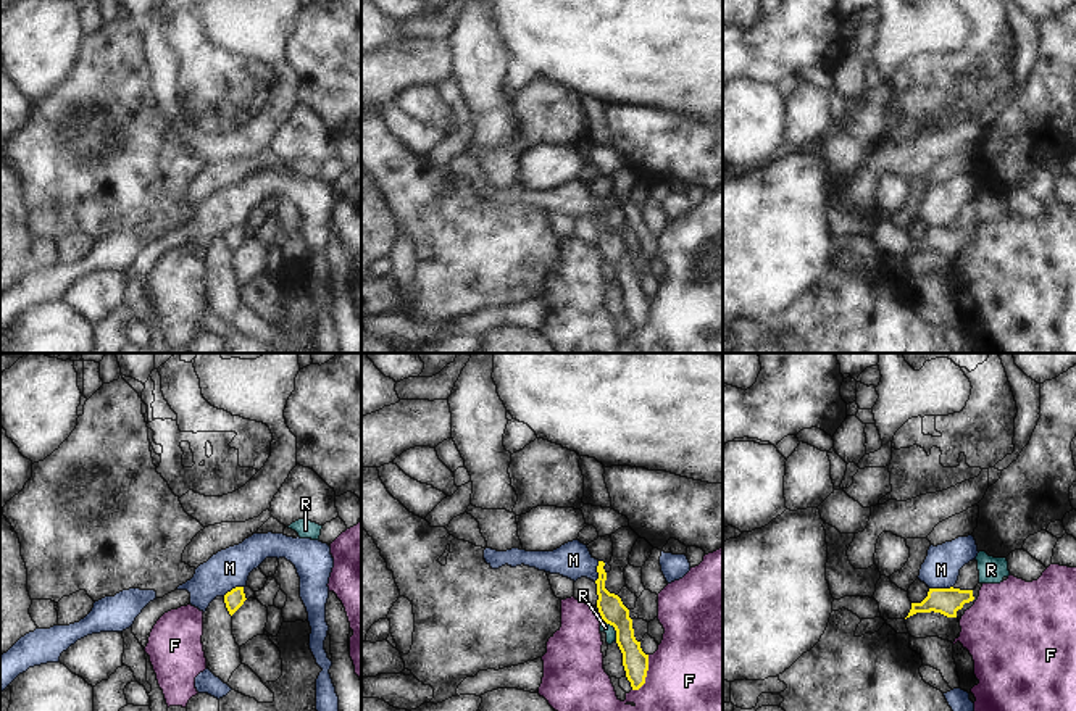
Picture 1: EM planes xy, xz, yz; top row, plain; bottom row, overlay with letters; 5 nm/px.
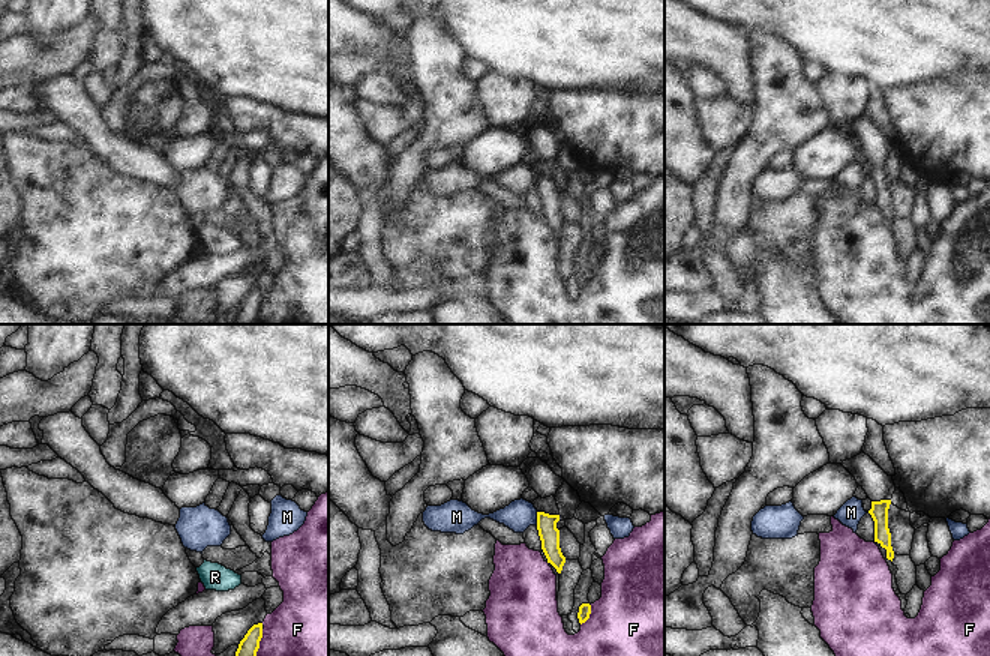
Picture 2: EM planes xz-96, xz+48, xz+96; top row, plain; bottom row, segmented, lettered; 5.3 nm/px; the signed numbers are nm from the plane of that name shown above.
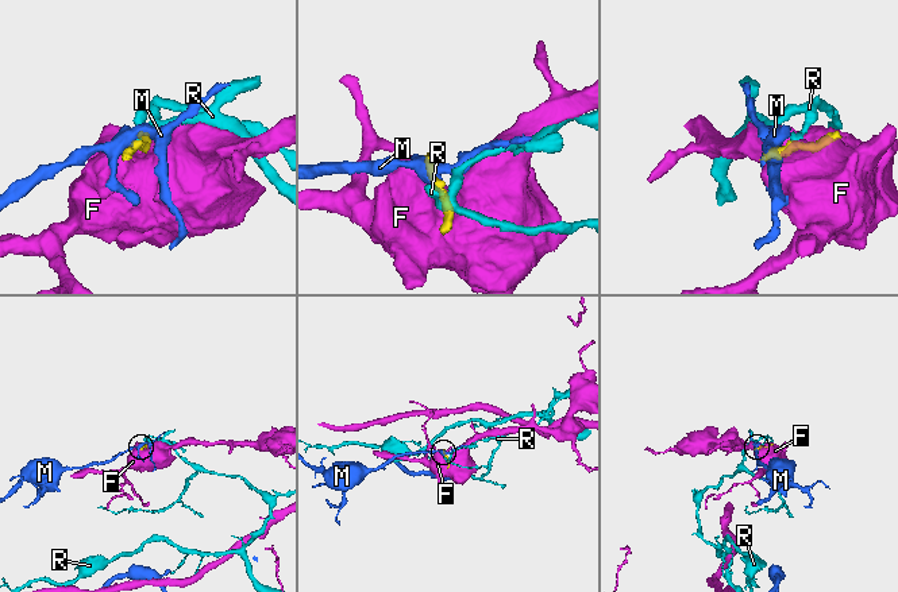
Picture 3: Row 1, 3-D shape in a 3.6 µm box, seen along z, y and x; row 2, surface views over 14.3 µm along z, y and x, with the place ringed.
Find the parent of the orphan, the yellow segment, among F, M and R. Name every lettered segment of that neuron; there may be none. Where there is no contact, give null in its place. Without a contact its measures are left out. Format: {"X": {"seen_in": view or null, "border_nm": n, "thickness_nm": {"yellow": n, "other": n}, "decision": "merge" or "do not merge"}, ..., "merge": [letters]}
{"F": {"seen_in": "xz", "border_nm": 200, "thickness_nm": {"yellow": 130, "other": 420}, "decision": "do not merge"}, "M": {"seen_in": "yz", "border_nm": 120, "thickness_nm": {"yellow": 140, "other": 190}, "decision": "do not merge"}, "R": {"seen_in": "xz", "border_nm": 140, "thickness_nm": {"yellow": 130, "other": 50}, "decision": "do not merge"}, "merge": []}

